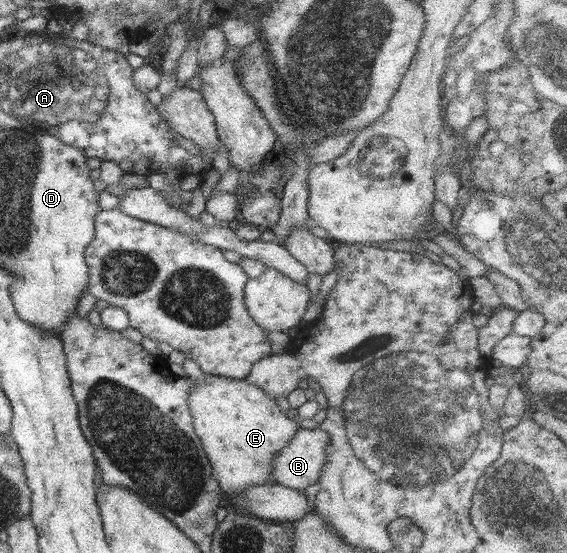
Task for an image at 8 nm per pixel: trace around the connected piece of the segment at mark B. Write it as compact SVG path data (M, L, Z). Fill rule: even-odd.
M299 429L295 432L289 446L281 448L273 460L272 484L288 486L299 490L313 492L320 480L323 464L327 462L327 448L331 444L329 433L323 429Z

